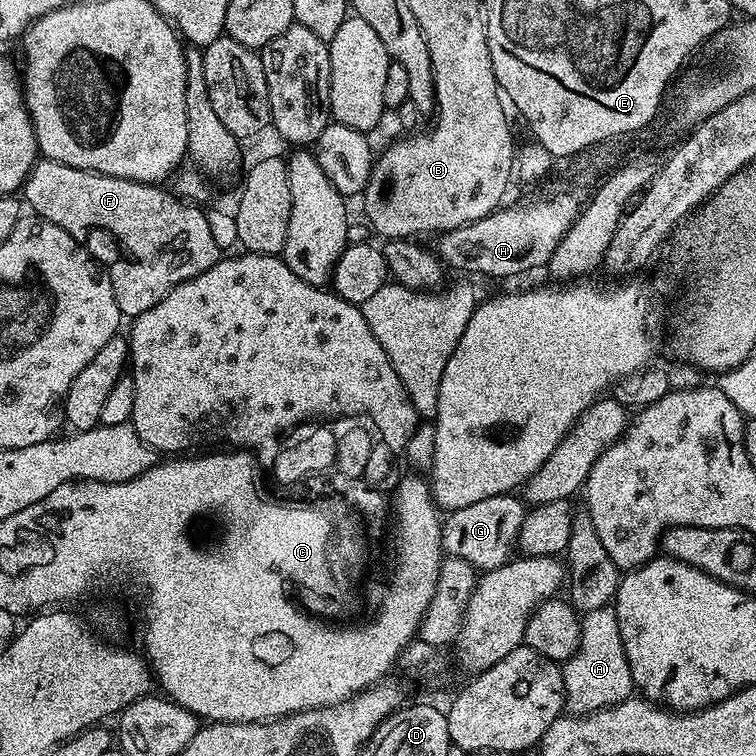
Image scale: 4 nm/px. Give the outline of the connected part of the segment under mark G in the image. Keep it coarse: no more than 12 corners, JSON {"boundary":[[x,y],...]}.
{"boundary":[[482,498],[449,511],[443,551],[481,573],[517,551],[525,501]]}

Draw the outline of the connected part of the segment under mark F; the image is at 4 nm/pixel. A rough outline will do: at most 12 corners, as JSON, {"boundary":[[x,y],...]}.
{"boundary":[[40,158],[22,200],[78,241],[107,273],[121,317],[210,270],[207,211],[164,186]]}

